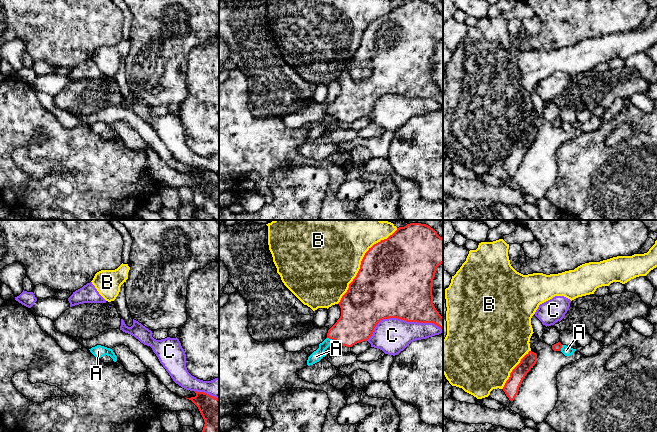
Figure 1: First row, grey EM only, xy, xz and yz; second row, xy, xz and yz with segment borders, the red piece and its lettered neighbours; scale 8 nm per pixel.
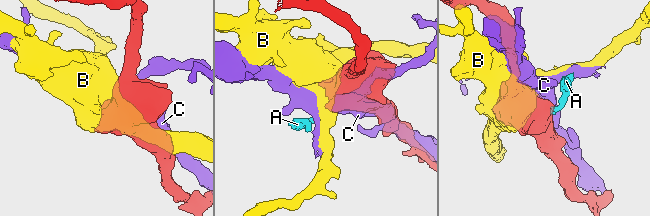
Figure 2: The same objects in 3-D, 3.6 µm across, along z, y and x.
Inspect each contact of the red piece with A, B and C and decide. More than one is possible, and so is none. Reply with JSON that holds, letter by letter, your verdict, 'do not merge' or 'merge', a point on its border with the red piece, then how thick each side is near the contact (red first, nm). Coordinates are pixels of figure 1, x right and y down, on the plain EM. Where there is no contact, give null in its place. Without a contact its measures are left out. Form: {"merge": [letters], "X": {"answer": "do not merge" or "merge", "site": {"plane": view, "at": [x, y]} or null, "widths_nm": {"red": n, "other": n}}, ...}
{"merge": [], "A": {"answer": "do not merge", "site": {"plane": "xz", "at": [332, 115]}, "widths_nm": {"red": 300, "other": 90}}, "B": {"answer": "do not merge", "site": {"plane": "xz", "at": [361, 38]}, "widths_nm": {"red": 500, "other": 500}}, "C": {"answer": "do not merge", "site": {"plane": "xz", "at": [401, 95]}, "widths_nm": {"red": 480, "other": 280}}}

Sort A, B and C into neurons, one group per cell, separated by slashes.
A / B / C

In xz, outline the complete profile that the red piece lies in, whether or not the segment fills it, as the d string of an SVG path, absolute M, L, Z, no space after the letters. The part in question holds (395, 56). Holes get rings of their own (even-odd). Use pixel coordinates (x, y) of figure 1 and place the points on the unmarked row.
M407 0L399 3L387 15L374 20L365 29L360 45L349 60L347 68L338 79L341 92L328 106L327 114L335 116L340 122L352 123L367 117L377 100L388 94L397 94L407 98L433 99L443 105L443 93L433 80L433 55L436 44L443 39L443 14L426 0Z

